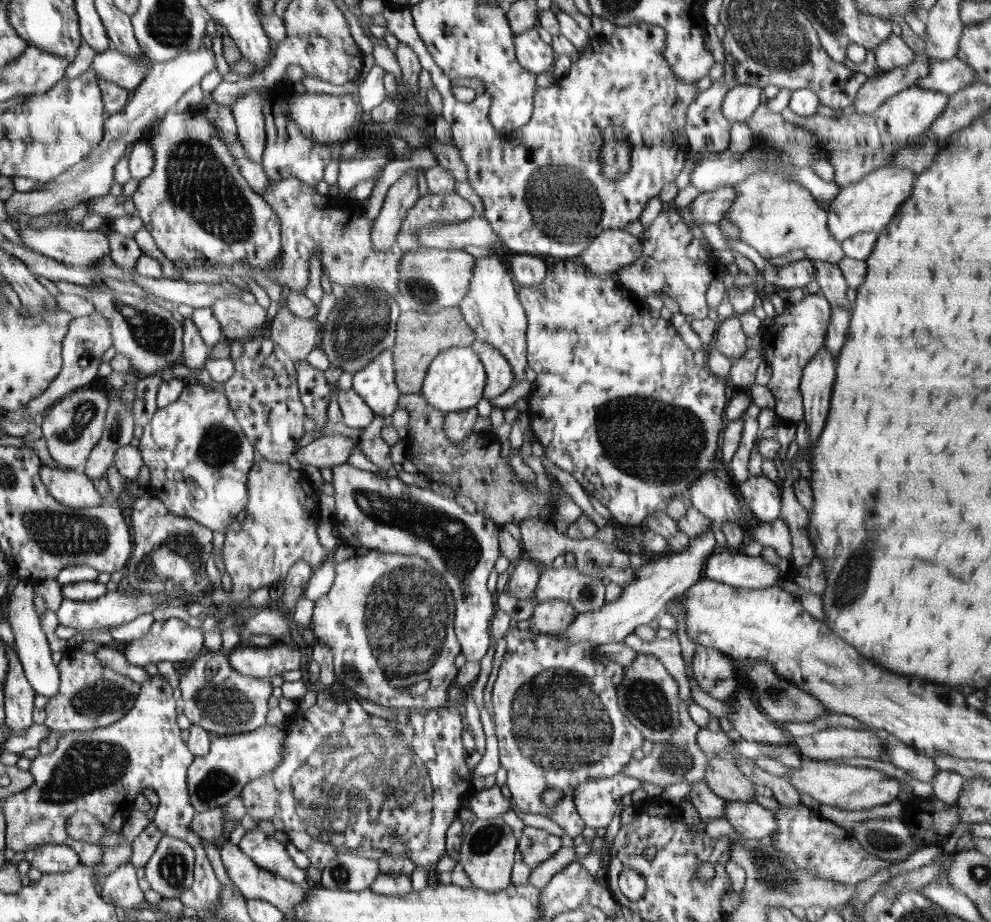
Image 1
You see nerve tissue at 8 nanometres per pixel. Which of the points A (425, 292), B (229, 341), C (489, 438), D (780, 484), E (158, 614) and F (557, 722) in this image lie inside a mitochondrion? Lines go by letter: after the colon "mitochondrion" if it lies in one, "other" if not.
A: mitochondrion
B: other
C: other
D: other
E: other
F: mitochondrion

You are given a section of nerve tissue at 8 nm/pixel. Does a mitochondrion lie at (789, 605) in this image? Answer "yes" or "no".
no

